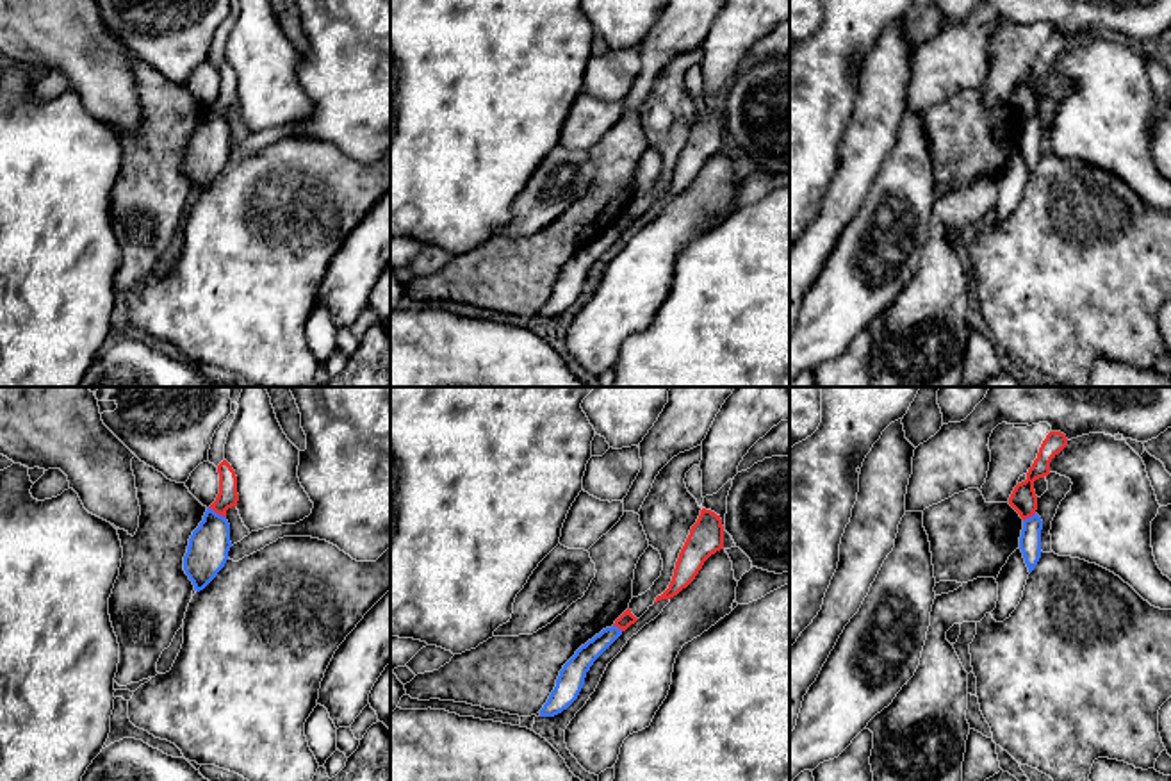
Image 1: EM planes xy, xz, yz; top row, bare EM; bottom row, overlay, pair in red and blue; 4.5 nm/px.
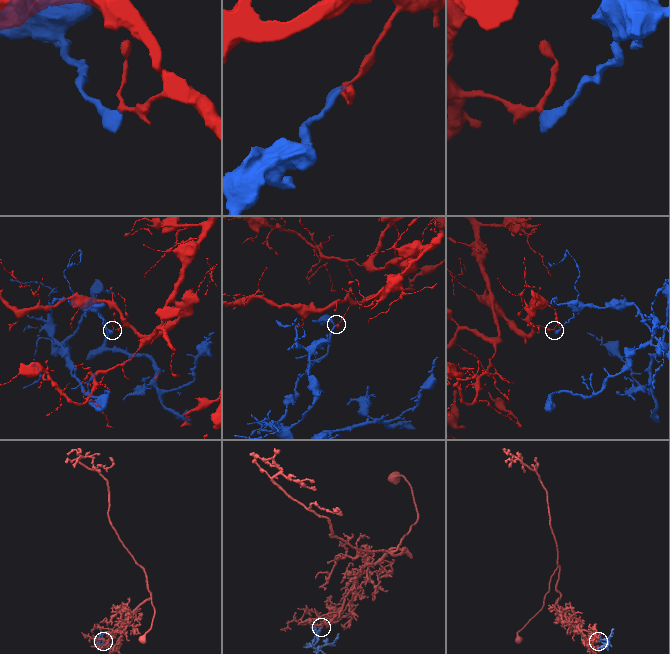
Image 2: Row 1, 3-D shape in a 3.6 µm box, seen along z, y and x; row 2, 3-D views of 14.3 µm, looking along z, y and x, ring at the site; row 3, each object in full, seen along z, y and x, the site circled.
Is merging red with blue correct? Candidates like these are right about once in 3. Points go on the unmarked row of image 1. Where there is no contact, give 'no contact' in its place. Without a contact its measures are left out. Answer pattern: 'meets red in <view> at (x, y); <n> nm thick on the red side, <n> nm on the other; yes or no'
meets red in xy at (218, 113); 90 nm thick on the red side, 190 nm on the other; no

